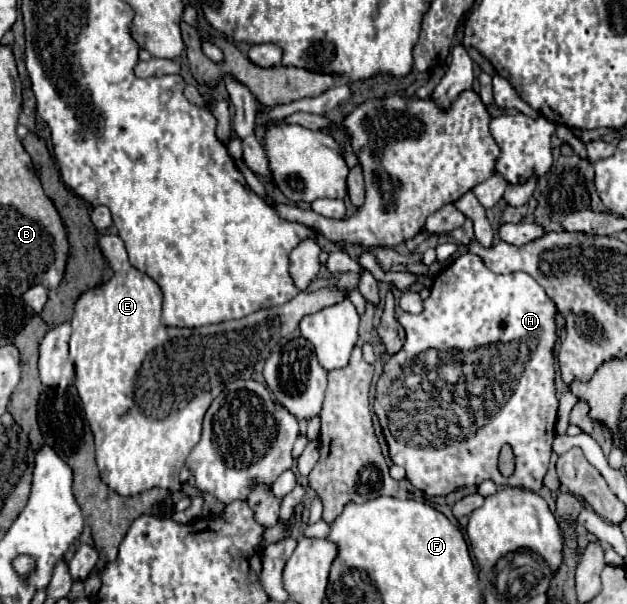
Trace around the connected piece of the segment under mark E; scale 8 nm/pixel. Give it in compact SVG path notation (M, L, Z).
M103 235L99 239L99 247L115 271L115 279L109 279L105 285L94 287L79 297L71 319L73 333L69 341L71 357L75 361L77 393L83 403L89 427L95 435L97 467L101 471L101 479L119 495L129 497L153 487L177 491L181 487L179 471L183 469L191 449L201 439L203 415L211 401L225 389L225 385L247 375L257 363L265 361L271 353L271 347L277 345L283 335L291 333L303 315L333 305L345 293L339 289L321 289L315 293L301 291L283 305L259 309L243 319L231 319L193 329L177 329L161 323L163 293L147 273L141 273L129 263L121 237Z

